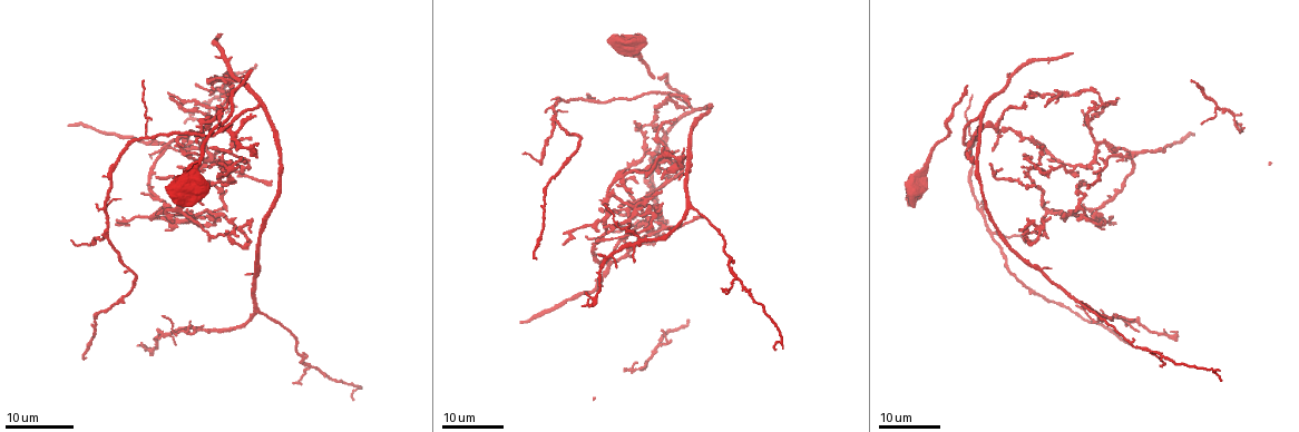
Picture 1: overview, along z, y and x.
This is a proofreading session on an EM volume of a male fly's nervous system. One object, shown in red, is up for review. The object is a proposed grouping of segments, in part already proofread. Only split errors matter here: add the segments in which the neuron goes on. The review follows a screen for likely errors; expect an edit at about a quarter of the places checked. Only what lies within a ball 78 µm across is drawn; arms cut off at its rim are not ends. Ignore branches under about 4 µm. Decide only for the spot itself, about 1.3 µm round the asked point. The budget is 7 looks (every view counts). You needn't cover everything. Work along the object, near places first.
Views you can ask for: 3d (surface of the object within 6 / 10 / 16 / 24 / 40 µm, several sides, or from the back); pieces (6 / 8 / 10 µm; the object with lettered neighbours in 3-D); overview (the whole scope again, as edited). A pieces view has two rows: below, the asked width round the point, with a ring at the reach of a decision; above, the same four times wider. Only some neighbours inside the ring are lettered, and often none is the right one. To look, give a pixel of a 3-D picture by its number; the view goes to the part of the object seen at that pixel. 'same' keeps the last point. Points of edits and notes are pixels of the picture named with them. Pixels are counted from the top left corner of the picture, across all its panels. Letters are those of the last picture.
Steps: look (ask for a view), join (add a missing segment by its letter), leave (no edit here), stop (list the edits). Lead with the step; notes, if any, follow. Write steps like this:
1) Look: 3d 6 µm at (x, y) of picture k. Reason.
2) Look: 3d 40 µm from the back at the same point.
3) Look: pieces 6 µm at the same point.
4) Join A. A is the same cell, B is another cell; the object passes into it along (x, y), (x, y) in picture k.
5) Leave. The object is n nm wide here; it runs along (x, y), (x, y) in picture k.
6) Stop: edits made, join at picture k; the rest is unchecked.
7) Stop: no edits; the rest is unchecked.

Look: 3d 16 µm at (1119, 98) of picture 1. An open end.

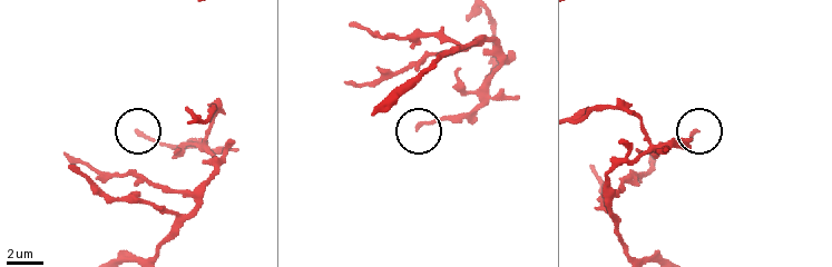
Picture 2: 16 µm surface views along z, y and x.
Look: pieces 10 µm at (139, 132) of picture 2.

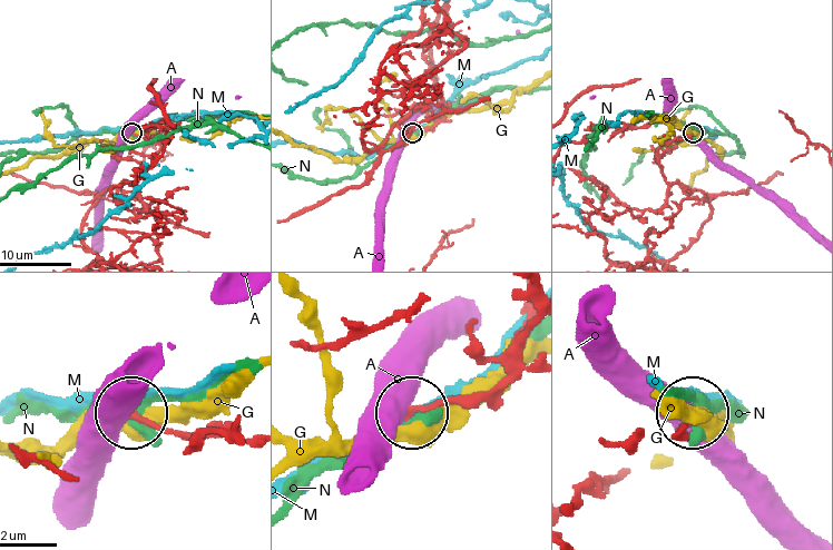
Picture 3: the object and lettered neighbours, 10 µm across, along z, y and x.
Leave. The object is 220 nm wide here; A, G, M and N are other cells; no lettered segment goes on from it.

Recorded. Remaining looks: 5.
Look: 3d 24 µm at (1102, 215) of picture 1.

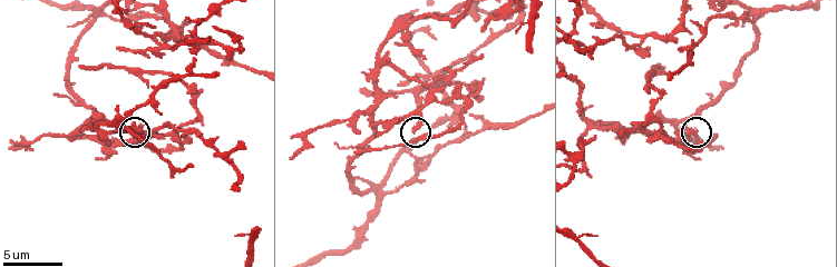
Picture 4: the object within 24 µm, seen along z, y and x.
Look: pieces 8 µm at (696, 132) of picture 4. See the neighbours.

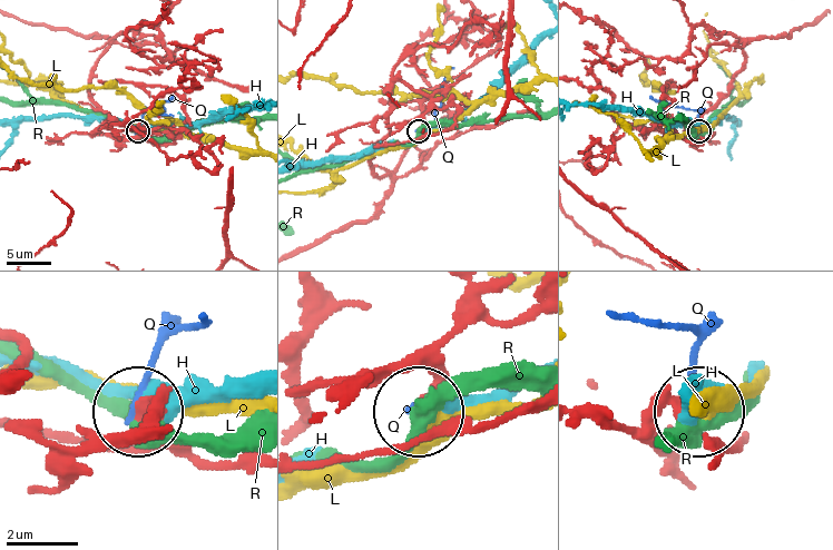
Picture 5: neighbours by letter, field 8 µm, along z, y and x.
Leave. H, L, Q and R are other cells; no lettered segment goes on from it.

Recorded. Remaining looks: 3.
Look: 3d 24 µm at (536, 259) of picture 1. Thin end.

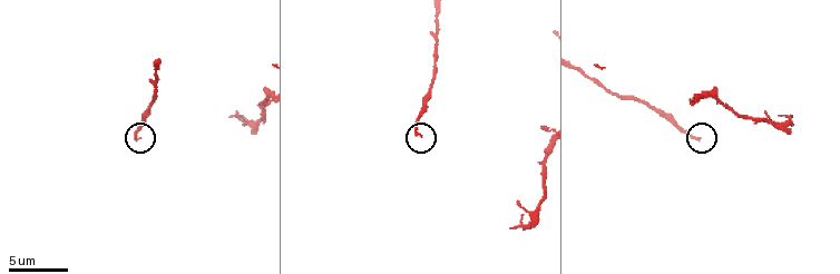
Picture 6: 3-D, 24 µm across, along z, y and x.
Look: pieces 8 µm at (140, 137) of picture 6.

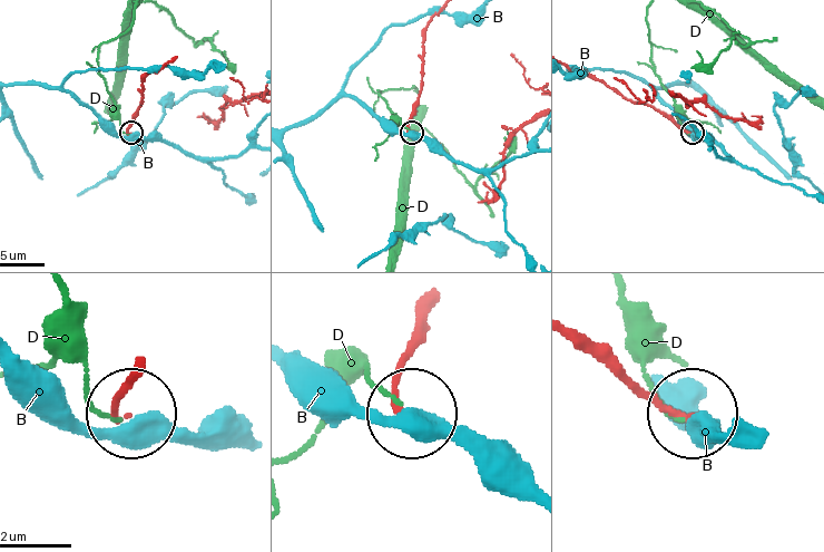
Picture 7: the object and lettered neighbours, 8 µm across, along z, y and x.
Leave. B and D are other cells; it runs along (428, 321), (400, 375), (406, 408) in picture 7; none of them fits.

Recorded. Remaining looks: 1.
Stop: no edits; the rest is unchecked.

